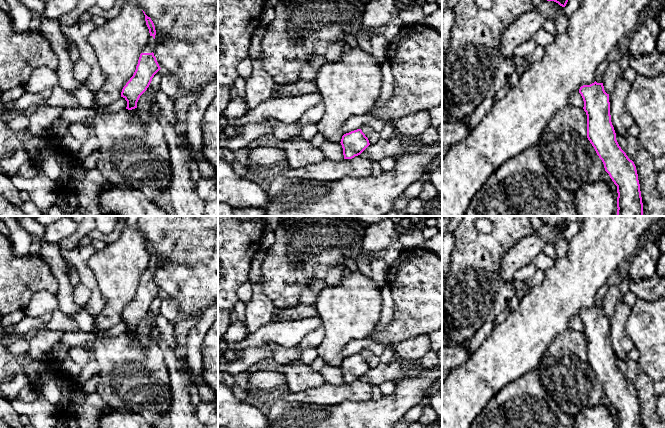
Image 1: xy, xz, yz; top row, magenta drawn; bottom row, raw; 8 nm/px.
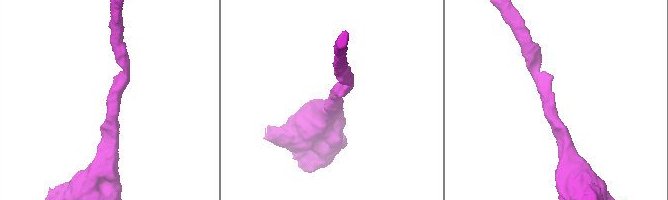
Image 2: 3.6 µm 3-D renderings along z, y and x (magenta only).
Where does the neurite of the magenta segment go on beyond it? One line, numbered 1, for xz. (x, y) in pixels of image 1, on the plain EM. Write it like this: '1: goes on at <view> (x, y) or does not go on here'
1: does not go on here

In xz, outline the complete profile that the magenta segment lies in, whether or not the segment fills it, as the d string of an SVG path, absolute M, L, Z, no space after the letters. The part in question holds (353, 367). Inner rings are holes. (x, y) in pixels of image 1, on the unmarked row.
M361 353L344 358L340 367L343 372L344 383L352 383L360 379L370 369L368 362Z

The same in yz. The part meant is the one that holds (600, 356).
M596 305L579 313L587 339L587 362L617 410L617 428L643 428L636 390L621 373L611 346L609 318Z

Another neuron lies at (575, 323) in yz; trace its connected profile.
M579 316L572 317L569 321L569 330L577 331L577 332L583 332L584 331L584 325Z

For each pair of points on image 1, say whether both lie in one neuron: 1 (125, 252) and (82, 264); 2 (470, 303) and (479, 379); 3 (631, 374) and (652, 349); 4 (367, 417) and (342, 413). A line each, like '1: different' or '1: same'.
1: different
2: different
3: different
4: same

